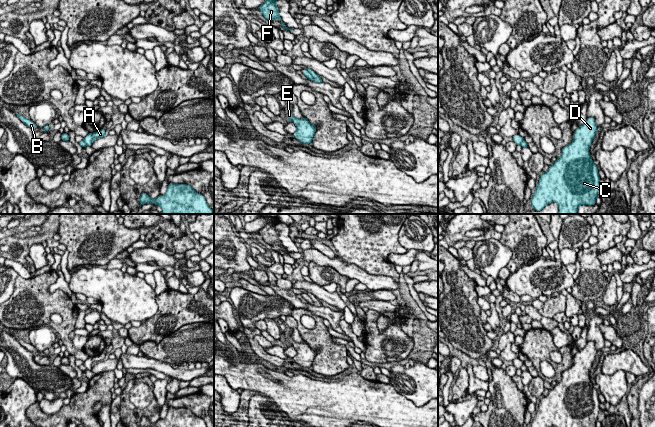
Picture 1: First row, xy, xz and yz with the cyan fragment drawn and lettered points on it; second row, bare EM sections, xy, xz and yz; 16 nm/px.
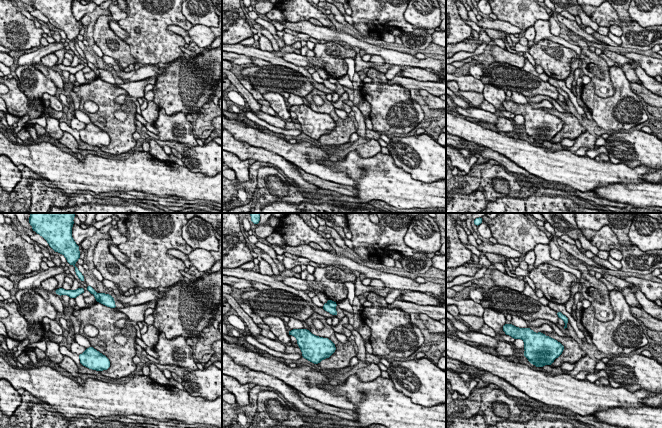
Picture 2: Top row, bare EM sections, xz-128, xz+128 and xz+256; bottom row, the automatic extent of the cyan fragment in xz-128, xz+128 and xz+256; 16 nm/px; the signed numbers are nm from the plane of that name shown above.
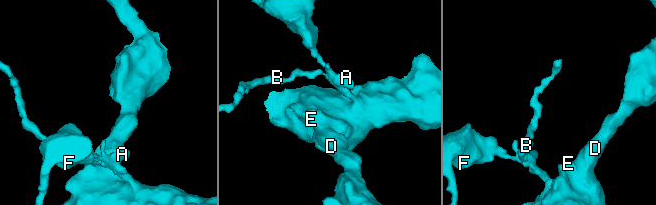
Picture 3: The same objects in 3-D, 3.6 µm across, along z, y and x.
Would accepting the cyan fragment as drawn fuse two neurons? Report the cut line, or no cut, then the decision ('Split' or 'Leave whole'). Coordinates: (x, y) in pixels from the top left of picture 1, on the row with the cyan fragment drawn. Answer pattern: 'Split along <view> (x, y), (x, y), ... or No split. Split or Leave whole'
Split along xz (306, 70), (314, 80). Split

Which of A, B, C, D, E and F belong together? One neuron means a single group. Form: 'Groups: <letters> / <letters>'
Groups: A F / B C D E

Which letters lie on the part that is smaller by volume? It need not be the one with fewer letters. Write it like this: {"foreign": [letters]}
{"foreign": ["A", "F"]}

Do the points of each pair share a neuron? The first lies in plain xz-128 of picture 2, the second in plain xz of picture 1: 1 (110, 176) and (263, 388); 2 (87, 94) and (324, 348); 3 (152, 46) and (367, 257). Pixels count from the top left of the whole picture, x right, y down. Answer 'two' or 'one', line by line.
1: one
2: one
3: one

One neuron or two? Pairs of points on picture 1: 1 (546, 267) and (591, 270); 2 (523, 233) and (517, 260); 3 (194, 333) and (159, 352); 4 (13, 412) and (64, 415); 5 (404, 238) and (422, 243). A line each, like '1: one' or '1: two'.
1: two
2: one
3: one
4: two
5: one

